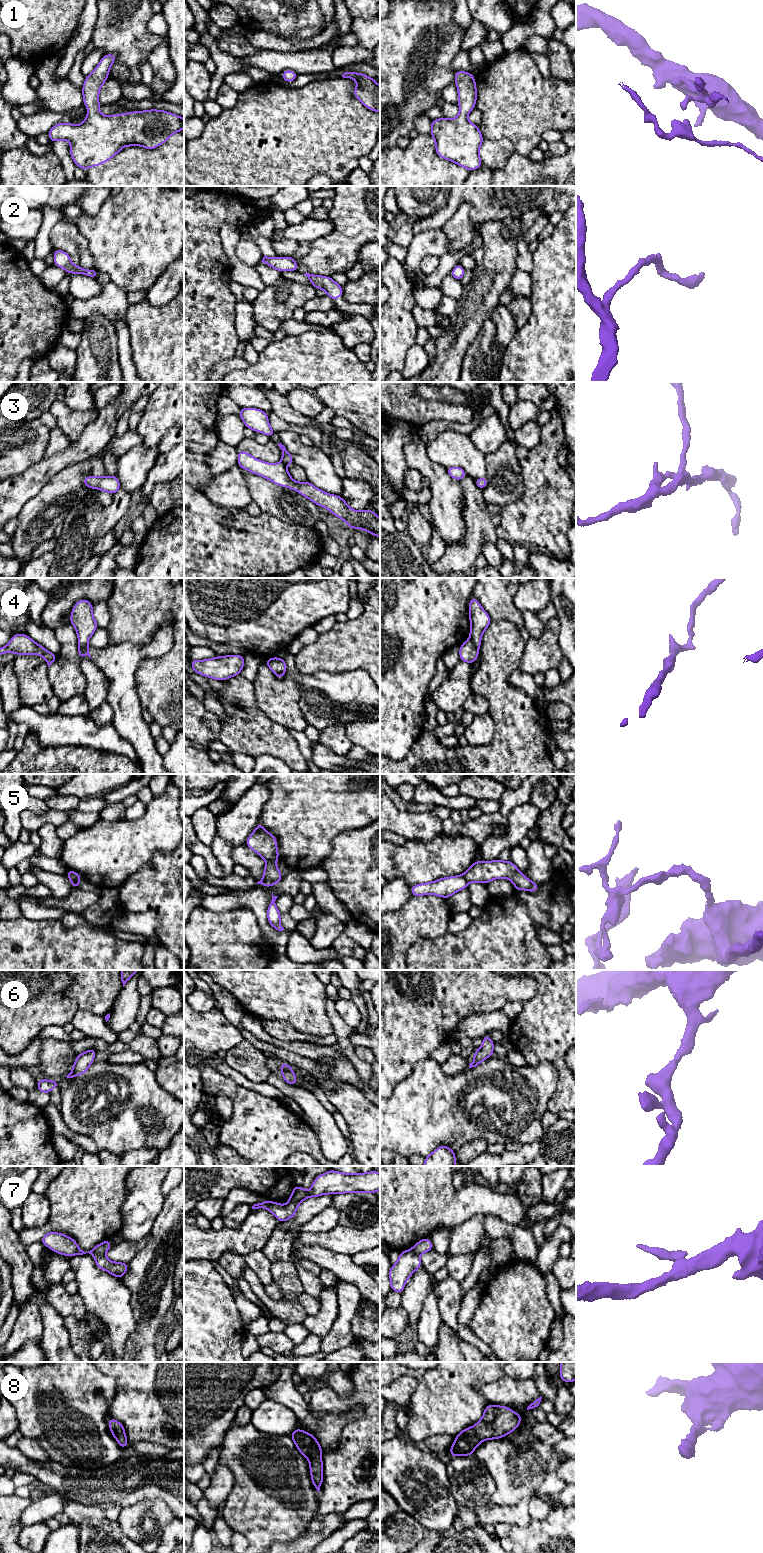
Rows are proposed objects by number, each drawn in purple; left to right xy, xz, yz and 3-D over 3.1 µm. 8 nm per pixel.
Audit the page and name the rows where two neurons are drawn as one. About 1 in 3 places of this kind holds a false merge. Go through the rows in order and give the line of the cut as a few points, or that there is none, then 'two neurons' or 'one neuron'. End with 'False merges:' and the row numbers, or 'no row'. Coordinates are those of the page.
1: cut none; one neuron
2: cut none; one neuron
3: cut none; one neuron
4: cut yz (470, 638), (477, 649); two neurons
5: cut xy (70, 878), (79, 879); two neurons
6: cut none; one neuron
7: cut xz (289, 1200), (299, 1203); two neurons
8: cut none; one neuron
False merges: 4, 5, 7

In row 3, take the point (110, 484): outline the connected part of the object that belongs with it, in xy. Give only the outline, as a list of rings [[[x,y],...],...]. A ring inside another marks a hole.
[[[116,475],[93,477],[86,476],[83,483],[88,488],[99,489],[114,495],[120,490],[120,482]]]

